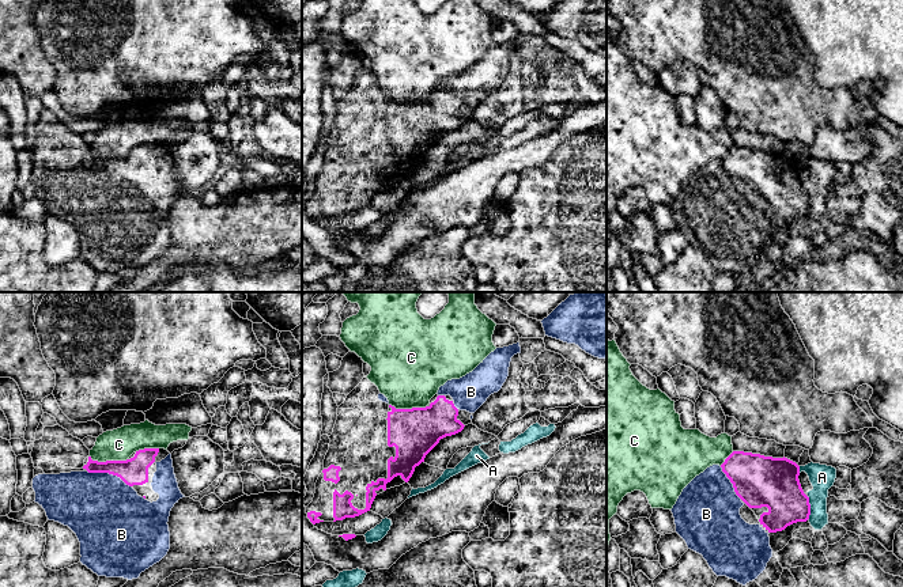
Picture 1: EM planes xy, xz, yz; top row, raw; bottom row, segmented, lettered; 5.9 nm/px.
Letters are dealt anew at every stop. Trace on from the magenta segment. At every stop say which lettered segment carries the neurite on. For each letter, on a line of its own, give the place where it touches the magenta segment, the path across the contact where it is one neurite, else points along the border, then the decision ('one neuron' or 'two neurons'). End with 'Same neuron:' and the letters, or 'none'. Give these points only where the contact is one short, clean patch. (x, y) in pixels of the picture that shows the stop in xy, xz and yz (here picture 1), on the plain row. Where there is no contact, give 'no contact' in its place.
A: yz (809, 203) | two neurons
B: xy (109, 169) | one neuron
C: xy (109, 156) | along xy (89, 151), (97, 156), (125, 156), (128, 154) | two neurons
Same neuron: B

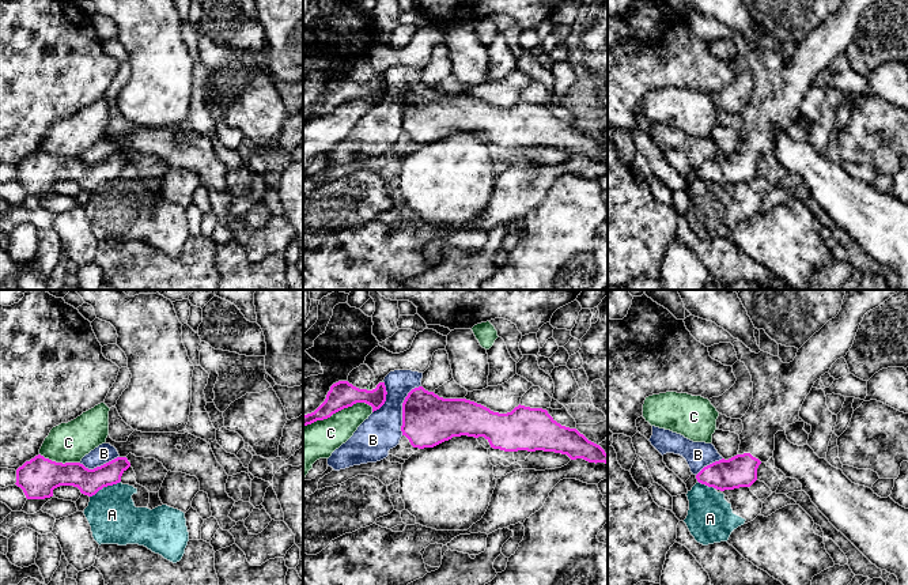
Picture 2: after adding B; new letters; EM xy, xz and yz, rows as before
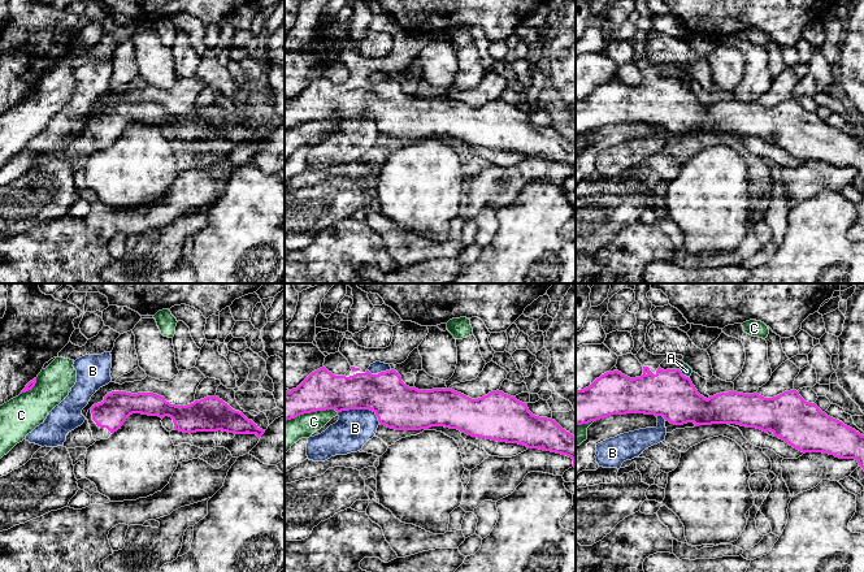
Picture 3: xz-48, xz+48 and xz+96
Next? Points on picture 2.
A: xy (105, 181) | along xy (120, 176), (103, 181), (90, 192) | two neurons
B: xz (403, 104) | along xz (420, 80), (415, 82), (403, 98), (401, 129) | two neurons
C: xz (337, 106) | two neurons
Same neuron: none

